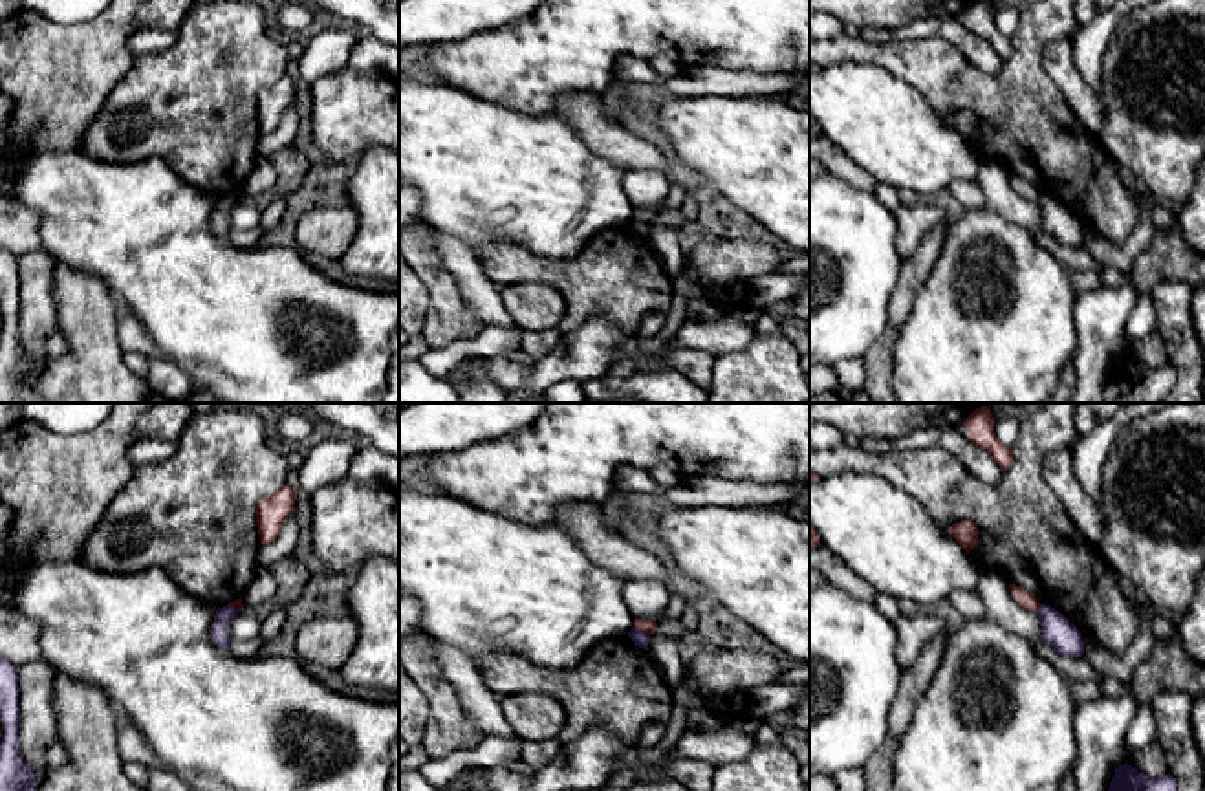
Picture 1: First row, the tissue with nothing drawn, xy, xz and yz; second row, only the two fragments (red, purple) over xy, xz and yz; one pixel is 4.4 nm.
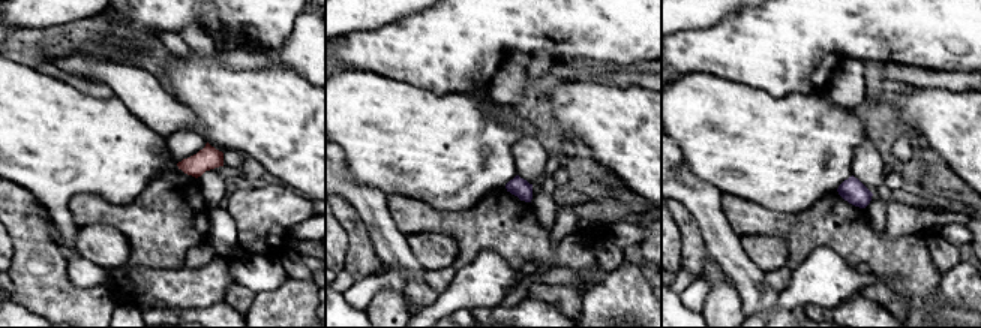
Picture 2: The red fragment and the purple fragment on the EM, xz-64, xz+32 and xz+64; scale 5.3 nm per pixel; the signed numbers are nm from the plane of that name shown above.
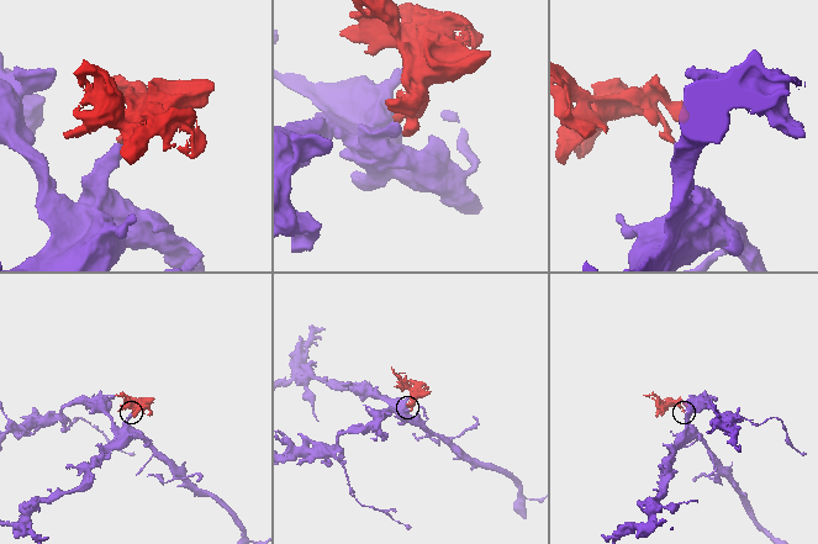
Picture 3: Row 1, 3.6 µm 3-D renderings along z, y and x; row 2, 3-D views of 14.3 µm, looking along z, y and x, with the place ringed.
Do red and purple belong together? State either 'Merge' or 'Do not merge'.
Do not merge

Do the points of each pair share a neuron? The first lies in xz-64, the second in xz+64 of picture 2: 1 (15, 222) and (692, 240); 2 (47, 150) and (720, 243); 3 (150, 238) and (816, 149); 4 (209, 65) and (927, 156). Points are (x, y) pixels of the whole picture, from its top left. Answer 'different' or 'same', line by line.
1: same
2: different
3: different
4: different

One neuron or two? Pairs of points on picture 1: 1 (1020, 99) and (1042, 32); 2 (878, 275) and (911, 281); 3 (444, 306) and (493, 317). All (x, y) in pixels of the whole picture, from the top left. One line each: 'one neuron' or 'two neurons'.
1: one neuron
2: two neurons
3: two neurons

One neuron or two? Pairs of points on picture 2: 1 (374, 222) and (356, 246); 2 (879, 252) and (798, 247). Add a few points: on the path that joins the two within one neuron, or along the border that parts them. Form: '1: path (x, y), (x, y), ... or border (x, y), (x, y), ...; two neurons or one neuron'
1: border (348, 201), (365, 225), (375, 253), (384, 262); two neurons
2: path (860, 243), (852, 238), (818, 238); one neuron

